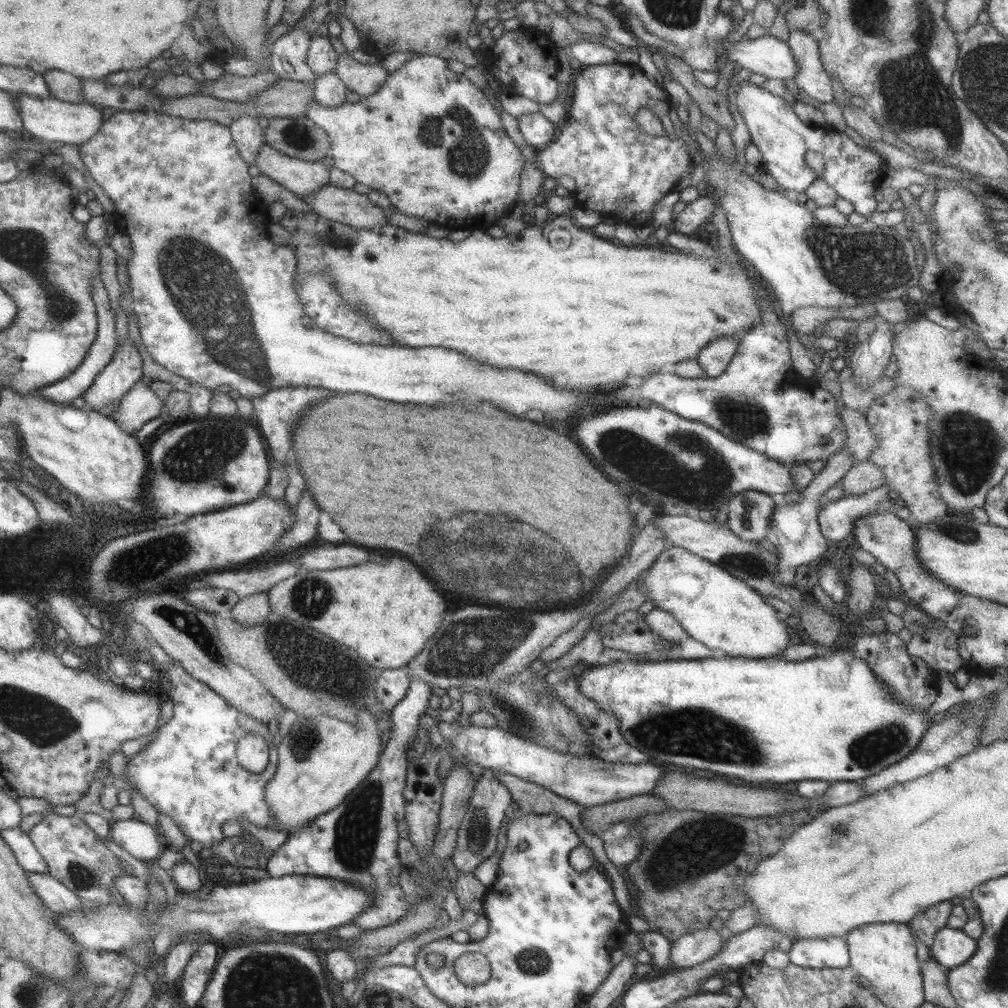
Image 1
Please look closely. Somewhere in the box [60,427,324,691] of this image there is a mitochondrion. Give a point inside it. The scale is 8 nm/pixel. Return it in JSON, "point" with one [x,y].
{"point":[133,569]}

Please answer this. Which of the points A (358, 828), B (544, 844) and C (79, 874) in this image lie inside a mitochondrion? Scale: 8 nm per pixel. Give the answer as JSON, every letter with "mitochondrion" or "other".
{"A":"mitochondrion","B":"other","C":"mitochondrion"}

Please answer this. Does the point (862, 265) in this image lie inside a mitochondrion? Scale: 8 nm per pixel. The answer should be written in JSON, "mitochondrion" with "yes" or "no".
{"mitochondrion":"yes"}

